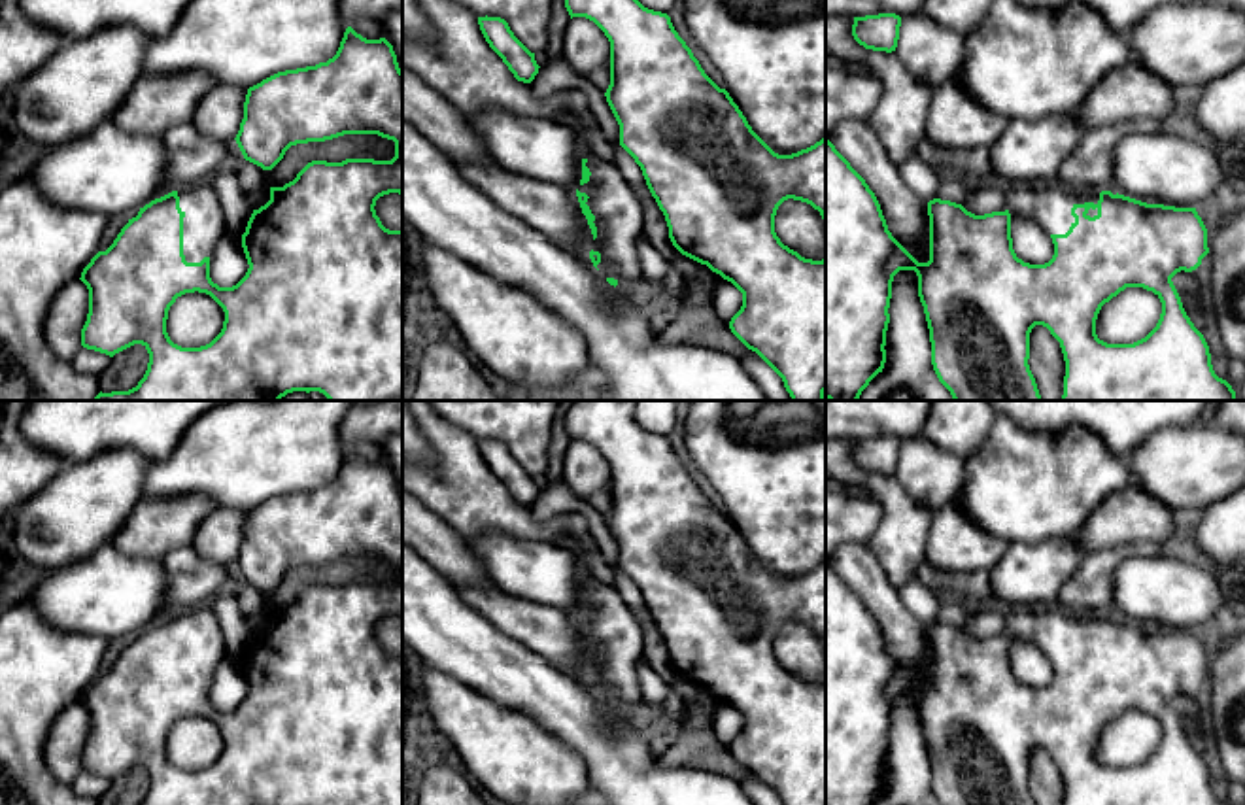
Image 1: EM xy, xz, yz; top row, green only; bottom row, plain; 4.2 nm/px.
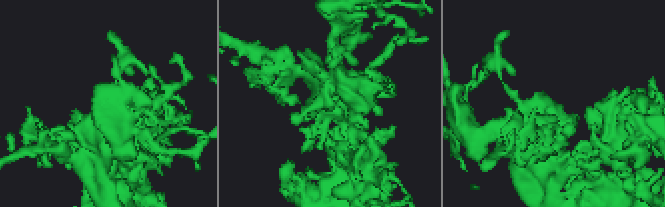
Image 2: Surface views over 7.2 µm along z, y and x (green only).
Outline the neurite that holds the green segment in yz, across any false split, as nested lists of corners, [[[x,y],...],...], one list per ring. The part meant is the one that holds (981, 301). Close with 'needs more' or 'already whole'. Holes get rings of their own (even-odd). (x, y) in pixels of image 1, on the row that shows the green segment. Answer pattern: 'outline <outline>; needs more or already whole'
outline [[[826,140],[826,399],[858,401],[886,363],[892,282],[899,270],[914,270],[924,306],[931,365],[954,401],[1043,401],[1030,370],[1030,333],[1043,325],[1060,342],[1066,376],[1062,401],[1237,401],[1232,385],[1211,365],[1203,334],[1186,316],[1171,278],[1192,272],[1209,253],[1207,229],[1196,208],[1147,204],[1117,191],[1073,191],[1058,180],[1013,183],[1005,191],[1007,210],[975,215],[962,204],[933,198],[929,215],[929,261],[918,263],[888,231],[880,204],[865,180]],[[1011,215],[1035,219],[1052,238],[1054,255],[1045,265],[1016,257]],[[1126,287],[1152,291],[1162,302],[1156,327],[1134,344],[1107,344],[1096,334],[1096,319],[1105,302]]]; needs more

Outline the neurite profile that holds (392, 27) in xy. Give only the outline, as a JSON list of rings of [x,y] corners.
[[[402,9],[391,11],[380,23],[384,38],[393,45],[399,68],[402,72]]]

